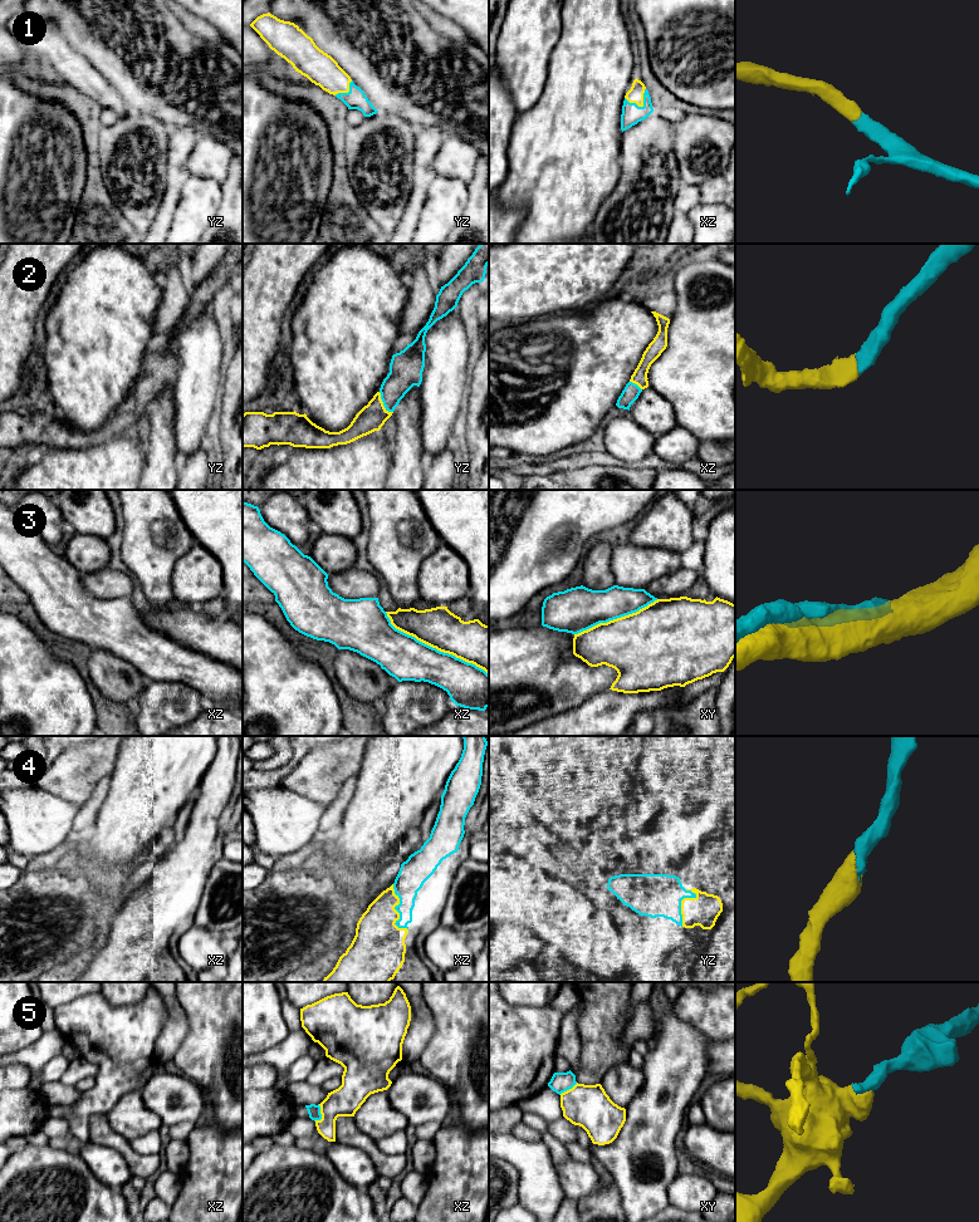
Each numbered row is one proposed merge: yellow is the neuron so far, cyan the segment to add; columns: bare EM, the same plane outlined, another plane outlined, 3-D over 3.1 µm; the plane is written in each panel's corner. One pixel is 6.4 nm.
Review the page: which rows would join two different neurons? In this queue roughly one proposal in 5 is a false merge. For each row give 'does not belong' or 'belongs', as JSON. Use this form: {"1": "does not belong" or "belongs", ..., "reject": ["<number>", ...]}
{"1": "belongs", "2": "belongs", "3": "belongs", "4": "belongs", "5": "does not belong", "reject": ["5"]}

